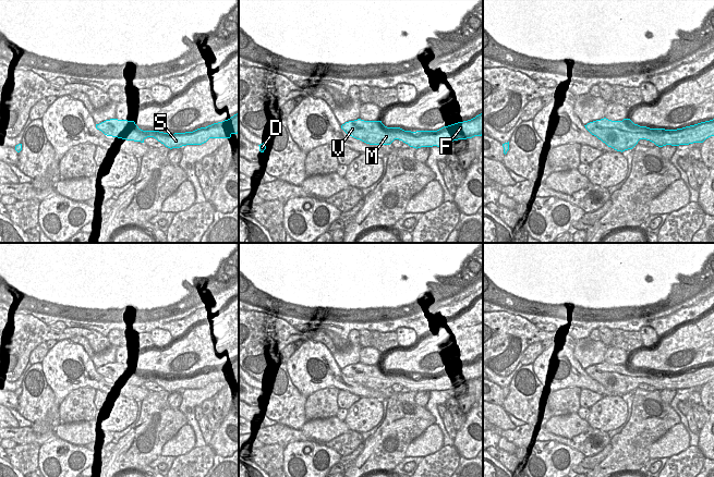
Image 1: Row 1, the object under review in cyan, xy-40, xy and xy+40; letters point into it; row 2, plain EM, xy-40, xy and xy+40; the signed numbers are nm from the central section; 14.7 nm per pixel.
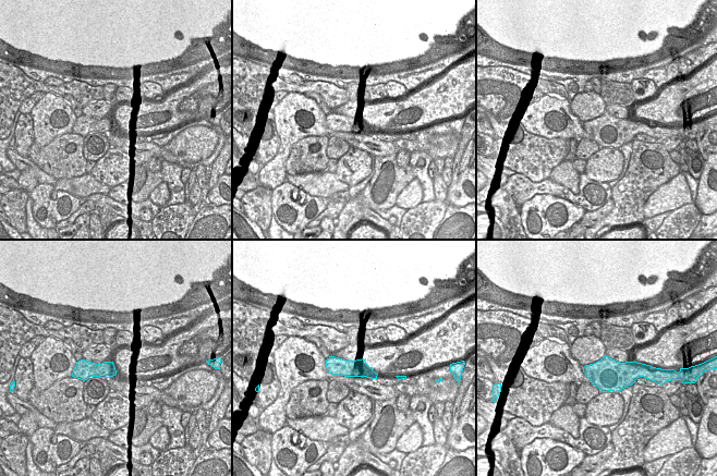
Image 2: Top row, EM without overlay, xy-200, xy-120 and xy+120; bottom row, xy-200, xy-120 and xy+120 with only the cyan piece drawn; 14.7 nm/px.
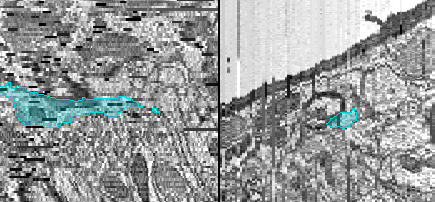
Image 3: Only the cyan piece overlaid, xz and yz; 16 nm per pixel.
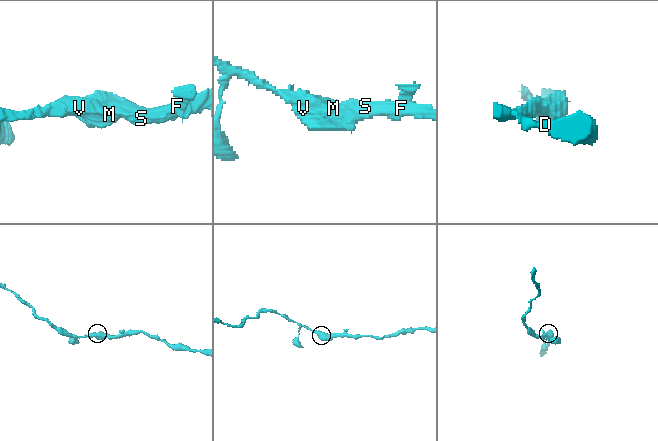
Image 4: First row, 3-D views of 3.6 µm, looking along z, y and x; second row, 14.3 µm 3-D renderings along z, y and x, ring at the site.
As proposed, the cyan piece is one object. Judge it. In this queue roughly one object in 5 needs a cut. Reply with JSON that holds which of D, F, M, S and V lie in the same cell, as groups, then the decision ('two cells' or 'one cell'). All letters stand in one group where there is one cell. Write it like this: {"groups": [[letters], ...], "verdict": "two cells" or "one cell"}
{"groups": [["D", "F", "M", "S", "V"]], "verdict": "one cell"}

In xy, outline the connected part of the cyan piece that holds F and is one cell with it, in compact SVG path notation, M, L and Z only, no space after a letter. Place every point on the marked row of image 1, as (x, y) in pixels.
M483 113L475 118L444 126L437 131L404 131L400 127L387 127L382 121L361 119L346 122L341 129L350 136L370 145L390 145L395 139L402 140L413 148L441 147L453 140L483 135Z

